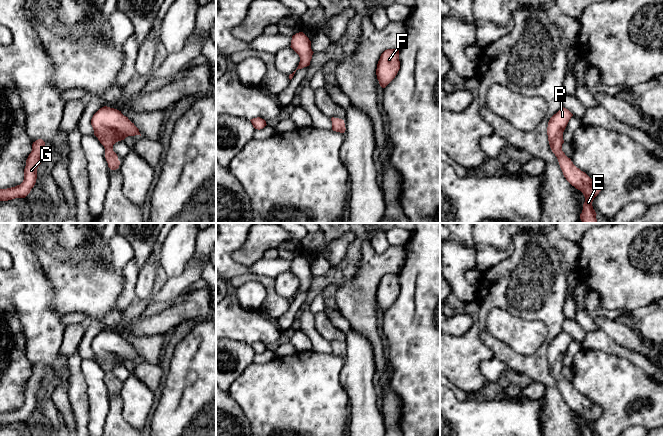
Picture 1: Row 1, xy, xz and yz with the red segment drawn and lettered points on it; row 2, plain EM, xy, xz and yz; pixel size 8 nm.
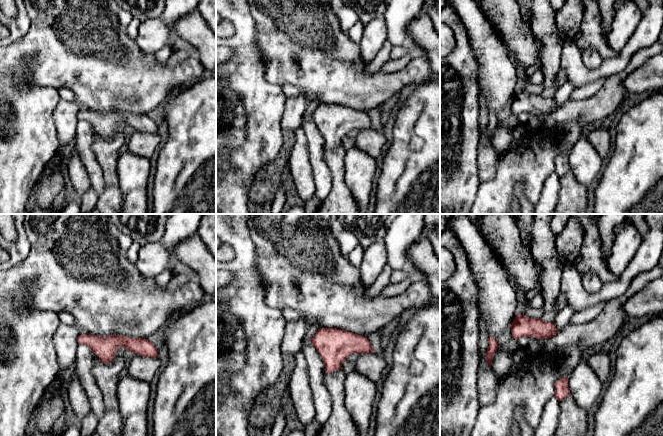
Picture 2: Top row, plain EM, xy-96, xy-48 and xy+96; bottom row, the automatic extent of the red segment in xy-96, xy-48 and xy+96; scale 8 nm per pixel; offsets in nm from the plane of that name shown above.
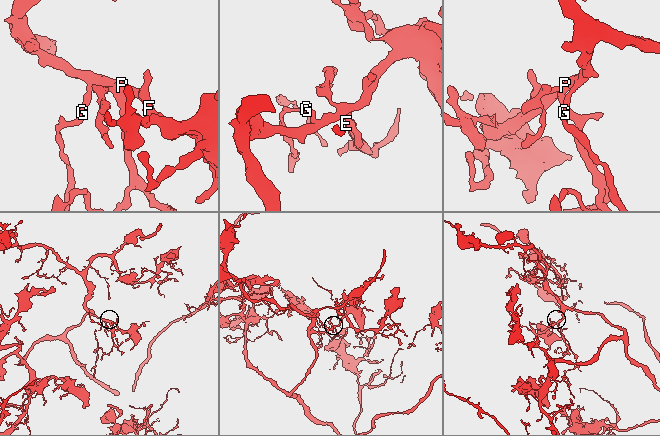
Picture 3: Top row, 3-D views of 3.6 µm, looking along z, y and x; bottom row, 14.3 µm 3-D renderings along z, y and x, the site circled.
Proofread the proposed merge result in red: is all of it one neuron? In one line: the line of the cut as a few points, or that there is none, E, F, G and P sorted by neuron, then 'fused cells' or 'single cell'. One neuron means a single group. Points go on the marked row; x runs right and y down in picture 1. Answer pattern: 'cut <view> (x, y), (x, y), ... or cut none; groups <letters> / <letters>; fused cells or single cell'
cut none; groups E F G P; single cell

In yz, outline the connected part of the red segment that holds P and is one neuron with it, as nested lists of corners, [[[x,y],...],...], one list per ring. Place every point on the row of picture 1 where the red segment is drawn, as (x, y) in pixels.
[[[562,107],[550,118],[547,127],[548,141],[552,152],[558,159],[564,177],[572,186],[580,190],[585,197],[583,210],[580,214],[582,223],[598,223],[592,202],[601,191],[601,184],[577,168],[562,151],[563,132],[572,116],[573,114],[568,109]]]

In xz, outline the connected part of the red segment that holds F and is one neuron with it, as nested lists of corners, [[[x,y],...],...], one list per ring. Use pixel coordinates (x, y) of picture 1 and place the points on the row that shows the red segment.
[[[399,49],[385,50],[380,56],[376,69],[380,86],[385,88],[395,78],[399,69]]]

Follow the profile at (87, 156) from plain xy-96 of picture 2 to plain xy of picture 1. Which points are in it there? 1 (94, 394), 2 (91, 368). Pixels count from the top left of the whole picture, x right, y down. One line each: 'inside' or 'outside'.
1: inside
2: inside

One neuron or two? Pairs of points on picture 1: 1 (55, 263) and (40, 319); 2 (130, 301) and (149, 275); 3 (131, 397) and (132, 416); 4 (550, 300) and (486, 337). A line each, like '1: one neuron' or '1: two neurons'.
1: two neurons
2: two neurons
3: one neuron
4: one neuron

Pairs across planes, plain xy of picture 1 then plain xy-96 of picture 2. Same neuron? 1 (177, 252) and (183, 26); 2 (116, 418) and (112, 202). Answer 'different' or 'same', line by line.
1: different
2: same

